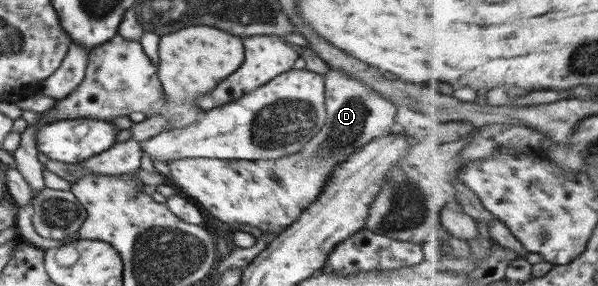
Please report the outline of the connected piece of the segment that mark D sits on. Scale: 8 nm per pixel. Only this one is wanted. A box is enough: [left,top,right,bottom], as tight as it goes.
[167,69,395,233]

